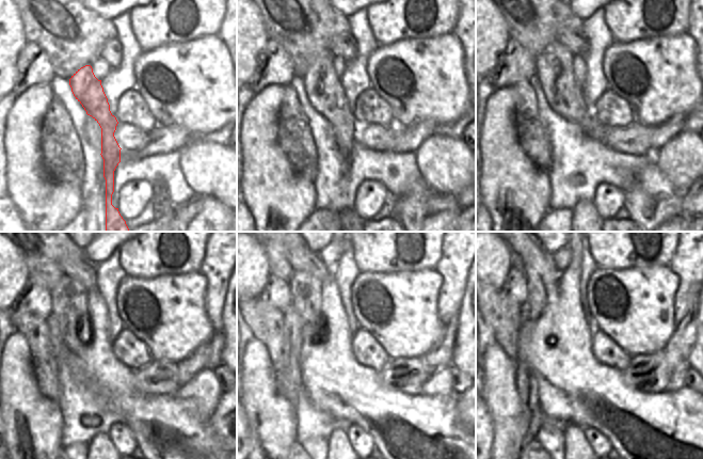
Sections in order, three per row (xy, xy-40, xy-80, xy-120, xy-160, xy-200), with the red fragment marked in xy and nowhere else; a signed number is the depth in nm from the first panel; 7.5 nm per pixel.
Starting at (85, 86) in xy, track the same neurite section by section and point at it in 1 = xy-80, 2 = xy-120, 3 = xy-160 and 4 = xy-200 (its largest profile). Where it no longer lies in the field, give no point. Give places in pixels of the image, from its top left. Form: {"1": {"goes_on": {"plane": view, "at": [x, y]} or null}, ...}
{"1": {"goes_on": {"plane": "xy-80", "at": [554, 65]}}, "2": {"goes_on": {"plane": "xy-120", "at": [69, 298]}}, "3": {"goes_on": {"plane": "xy-160", "at": [305, 294]}}, "4": {"goes_on": {"plane": "xy-200", "at": [542, 291]}}}

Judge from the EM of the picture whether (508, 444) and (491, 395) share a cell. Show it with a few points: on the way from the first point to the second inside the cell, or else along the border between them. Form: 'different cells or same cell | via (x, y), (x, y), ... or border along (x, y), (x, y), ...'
same cell | via (508, 432), (508, 415), (502, 407)

